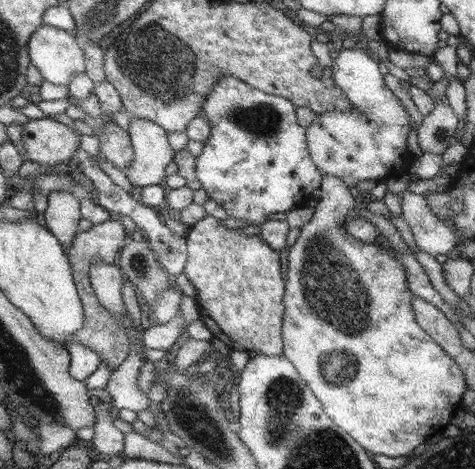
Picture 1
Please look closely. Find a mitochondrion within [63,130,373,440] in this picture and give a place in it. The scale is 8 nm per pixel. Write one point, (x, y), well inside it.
(341, 373)

